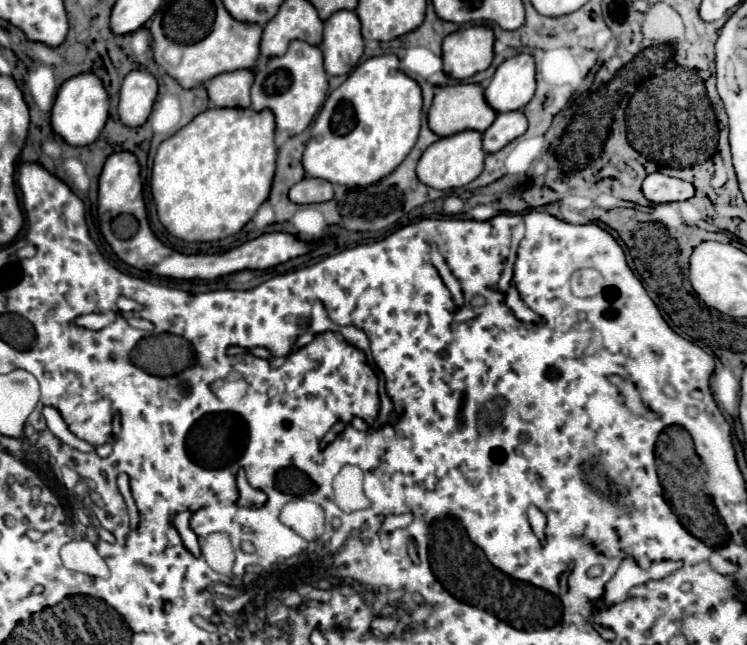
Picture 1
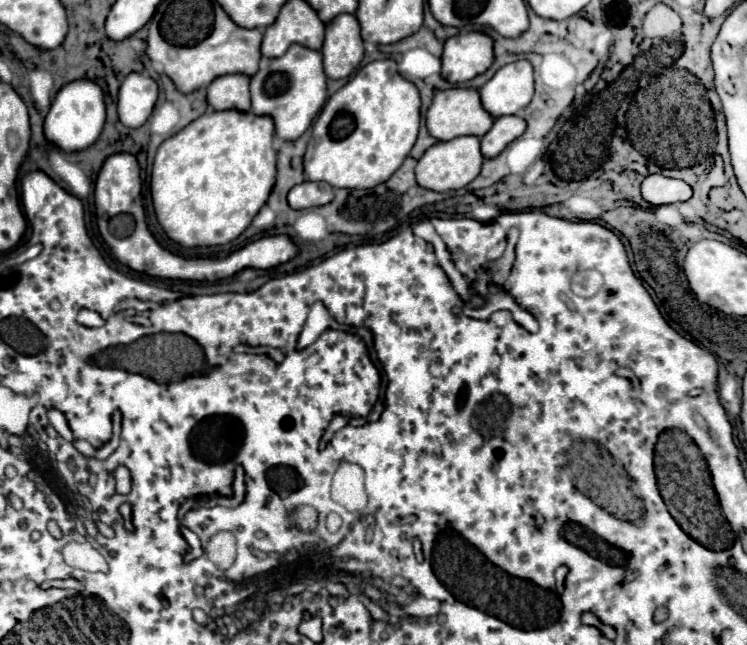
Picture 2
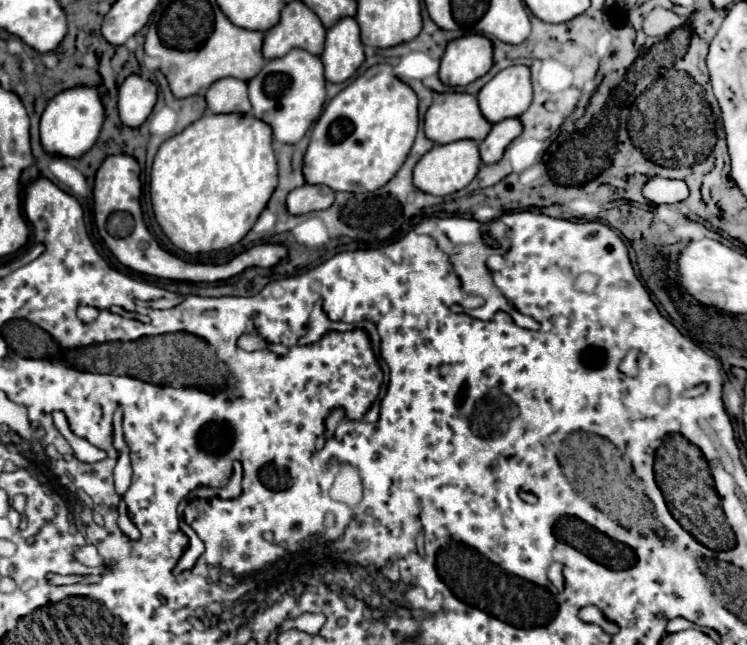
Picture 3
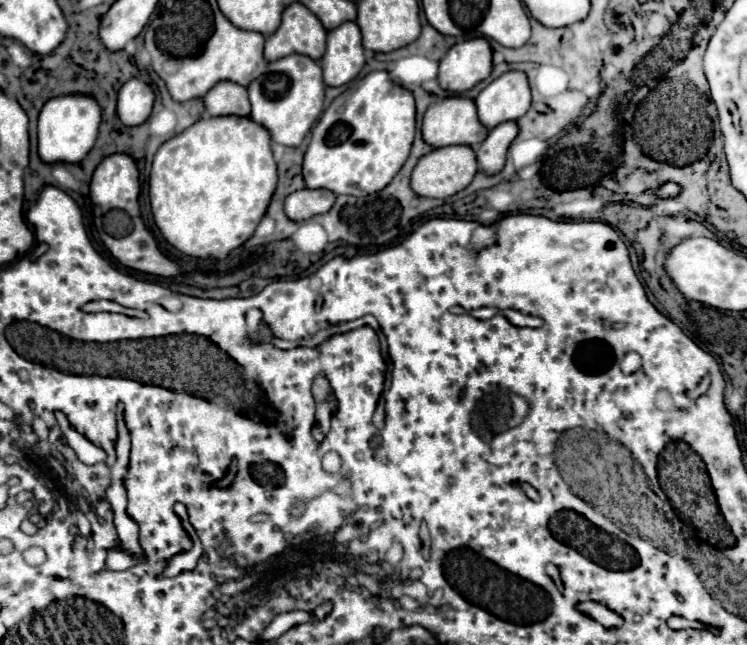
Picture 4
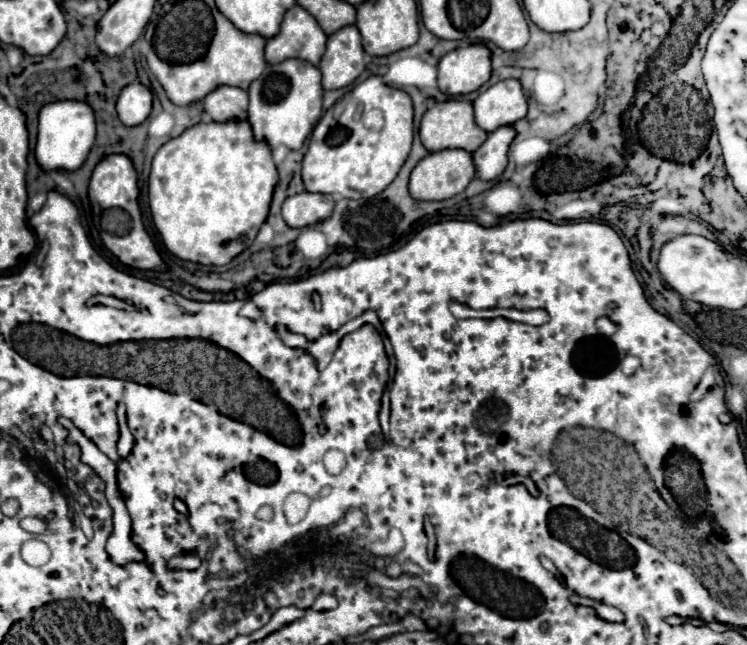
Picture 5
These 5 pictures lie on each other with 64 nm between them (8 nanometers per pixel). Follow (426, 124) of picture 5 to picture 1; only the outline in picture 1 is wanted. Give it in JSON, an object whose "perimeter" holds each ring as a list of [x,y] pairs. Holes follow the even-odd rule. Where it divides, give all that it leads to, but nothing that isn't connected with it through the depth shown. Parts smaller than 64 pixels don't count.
{"perimeter":[[[462,82],[454,86],[436,88],[436,96],[428,112],[428,124],[432,132],[436,132],[438,136],[450,136],[462,130],[484,132],[492,124],[494,118],[496,118],[496,110],[488,106],[484,98],[484,86],[482,84],[462,84]]]}

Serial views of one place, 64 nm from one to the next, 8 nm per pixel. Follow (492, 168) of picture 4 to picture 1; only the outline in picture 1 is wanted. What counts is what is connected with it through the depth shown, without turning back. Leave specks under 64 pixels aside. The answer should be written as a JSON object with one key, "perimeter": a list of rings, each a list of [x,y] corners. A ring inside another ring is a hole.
{"perimeter":[[[520,110],[500,112],[496,116],[496,120],[492,122],[492,126],[484,132],[484,138],[482,138],[484,150],[486,152],[498,152],[508,142],[522,136],[526,132],[526,128],[528,128],[528,120]]]}

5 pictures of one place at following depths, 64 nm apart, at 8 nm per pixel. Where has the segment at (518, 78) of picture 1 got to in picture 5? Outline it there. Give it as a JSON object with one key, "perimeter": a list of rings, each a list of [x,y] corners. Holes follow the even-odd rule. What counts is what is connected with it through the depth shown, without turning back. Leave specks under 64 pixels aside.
{"perimeter":[[[506,78],[492,84],[474,100],[476,124],[486,132],[524,118],[528,112],[528,100],[518,78]]]}

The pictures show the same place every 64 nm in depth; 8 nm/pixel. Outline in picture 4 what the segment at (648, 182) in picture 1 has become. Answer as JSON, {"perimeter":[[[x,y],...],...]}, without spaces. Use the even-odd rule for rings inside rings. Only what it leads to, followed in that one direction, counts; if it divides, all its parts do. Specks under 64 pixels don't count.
{"perimeter":[[[664,182],[662,186],[658,186],[658,188],[654,190],[654,194],[656,194],[658,198],[662,198],[662,200],[666,200],[666,198],[676,198],[680,192],[682,192],[682,186],[676,184],[676,182]]]}

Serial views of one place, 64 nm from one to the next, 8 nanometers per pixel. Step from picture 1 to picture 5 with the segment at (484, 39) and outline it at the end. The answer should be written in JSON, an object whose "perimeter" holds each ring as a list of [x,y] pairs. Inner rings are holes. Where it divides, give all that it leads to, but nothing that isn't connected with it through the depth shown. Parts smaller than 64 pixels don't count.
{"perimeter":[[[476,42],[448,52],[438,64],[438,88],[458,96],[478,90],[490,78],[490,50]]]}

